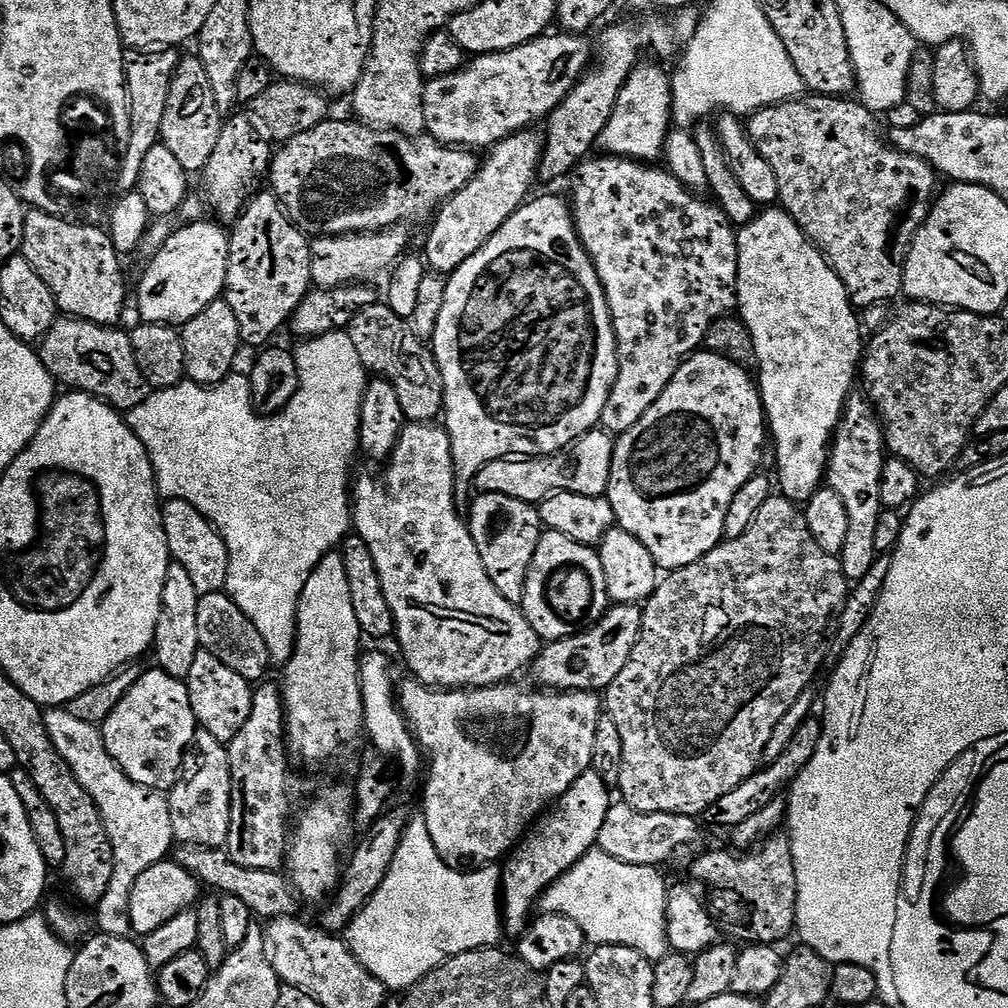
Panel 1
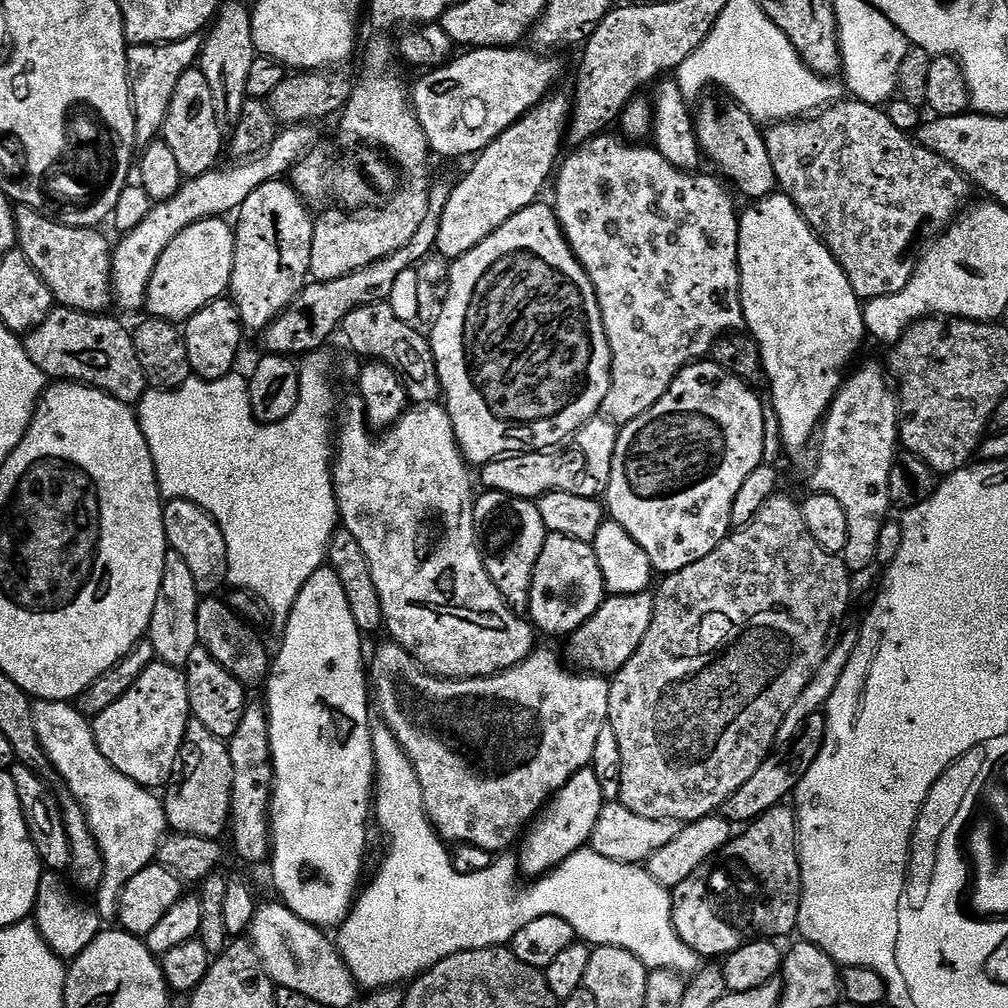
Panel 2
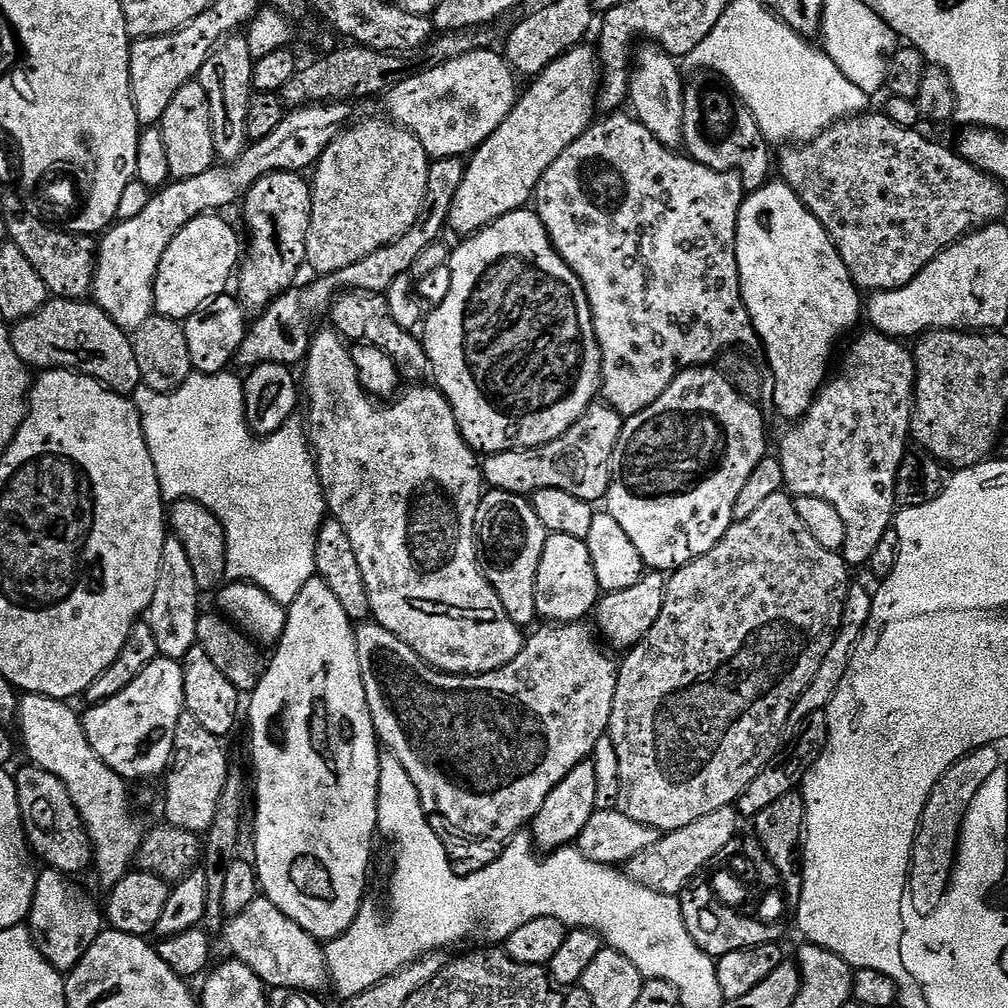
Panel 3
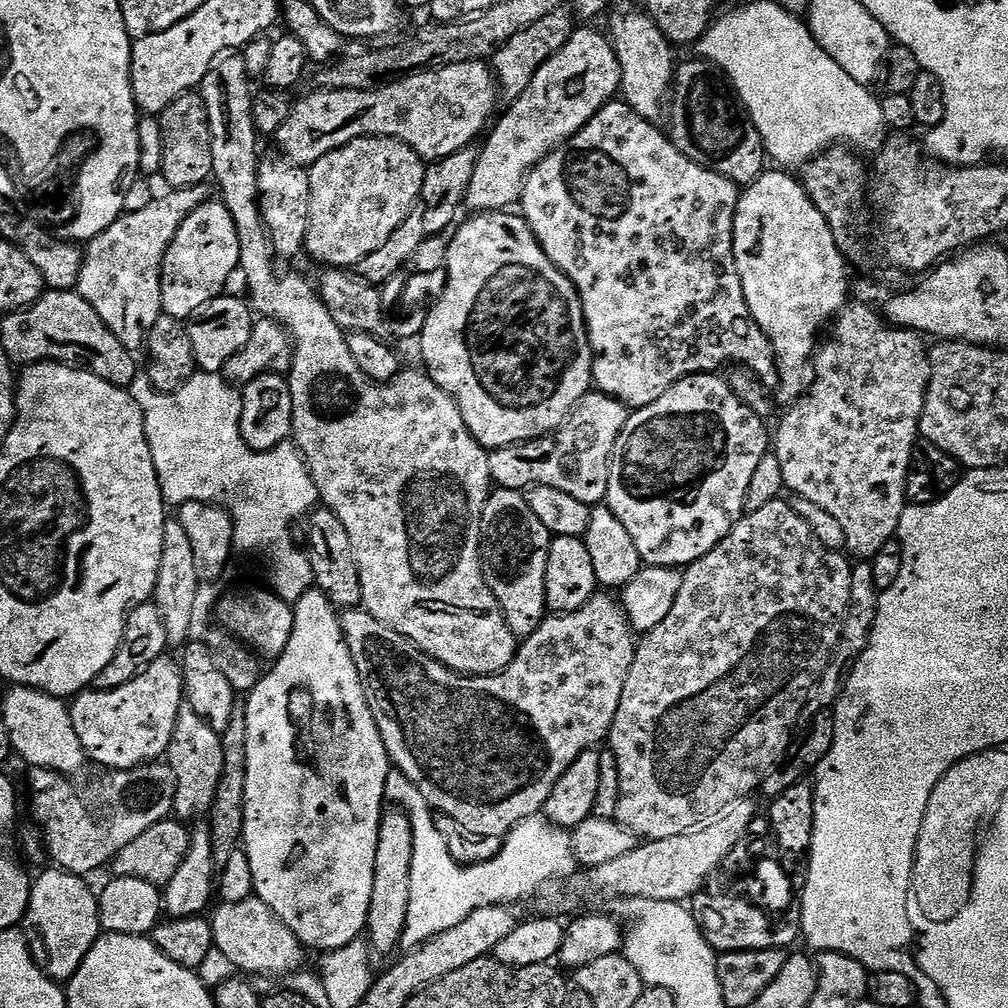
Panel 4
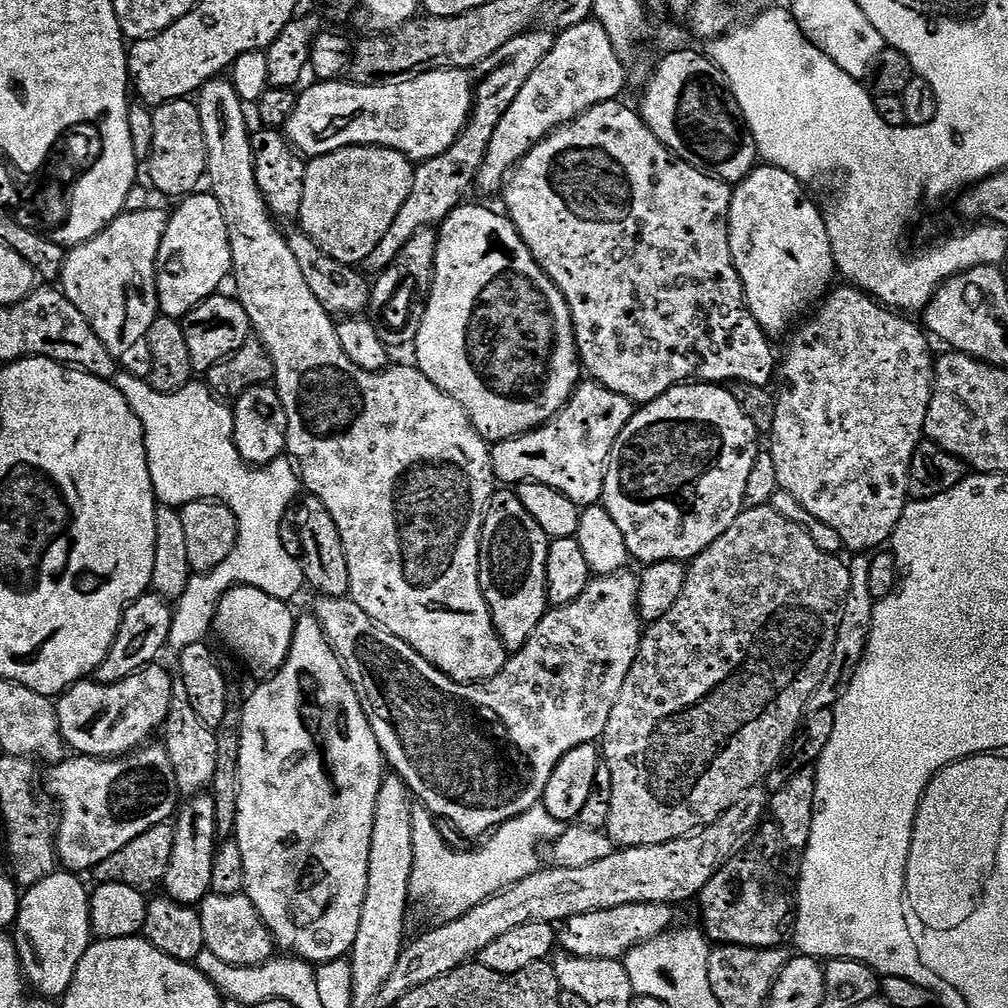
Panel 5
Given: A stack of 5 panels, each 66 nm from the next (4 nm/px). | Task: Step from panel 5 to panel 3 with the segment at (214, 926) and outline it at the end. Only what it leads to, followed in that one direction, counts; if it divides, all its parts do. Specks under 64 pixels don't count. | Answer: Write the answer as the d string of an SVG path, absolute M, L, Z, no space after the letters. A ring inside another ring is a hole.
M257 898L237 916L223 925L222 938L235 959L241 960L254 974L258 974L265 986L272 990L299 990L316 994L320 987L329 983L328 967L321 941L318 941L298 922L290 922L274 902ZM288 988L288 989L280 989Z

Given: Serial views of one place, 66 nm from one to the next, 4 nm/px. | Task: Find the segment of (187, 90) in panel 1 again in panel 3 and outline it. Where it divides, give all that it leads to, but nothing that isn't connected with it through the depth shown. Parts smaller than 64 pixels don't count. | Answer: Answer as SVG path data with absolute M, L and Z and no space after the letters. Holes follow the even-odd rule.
M198 82L182 86L182 90L174 94L158 127L166 142L166 159L170 162L172 180L198 178L198 174L206 174L206 170L217 163L210 130L210 98L206 98L206 90Z

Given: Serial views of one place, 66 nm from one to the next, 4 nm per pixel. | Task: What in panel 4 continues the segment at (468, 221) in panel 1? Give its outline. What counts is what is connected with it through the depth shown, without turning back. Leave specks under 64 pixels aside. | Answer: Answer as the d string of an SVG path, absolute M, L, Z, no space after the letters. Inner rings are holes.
M592 26L577 27L566 46L550 57L534 78L530 78L530 86L507 105L504 117L491 125L488 141L480 148L480 157L464 195L469 213L511 209L519 201L532 168L559 144L576 136L578 130L598 115L619 91L620 63L609 37L595 32Z

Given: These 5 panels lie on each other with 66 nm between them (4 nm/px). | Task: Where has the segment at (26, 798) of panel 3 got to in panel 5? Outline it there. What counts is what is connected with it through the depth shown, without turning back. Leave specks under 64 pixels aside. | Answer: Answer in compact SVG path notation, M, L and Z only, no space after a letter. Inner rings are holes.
M149 743L147 746L138 748L134 752L128 753L126 756L118 756L115 758L101 758L99 756L82 756L73 755L71 758L65 758L51 765L52 770L48 774L48 788L54 795L60 799L60 808L58 804L58 833L56 835L56 853L61 865L67 871L77 874L91 873L98 866L98 862L106 862L106 858L110 858L110 854L118 854L122 850L122 846L126 846L129 842L134 842L134 838L138 838L138 834L146 834L146 830L150 830L159 824L167 824L177 815L178 809L182 804L182 793L178 786L178 774L174 772L174 762L170 760L170 754L167 747L163 743Z

